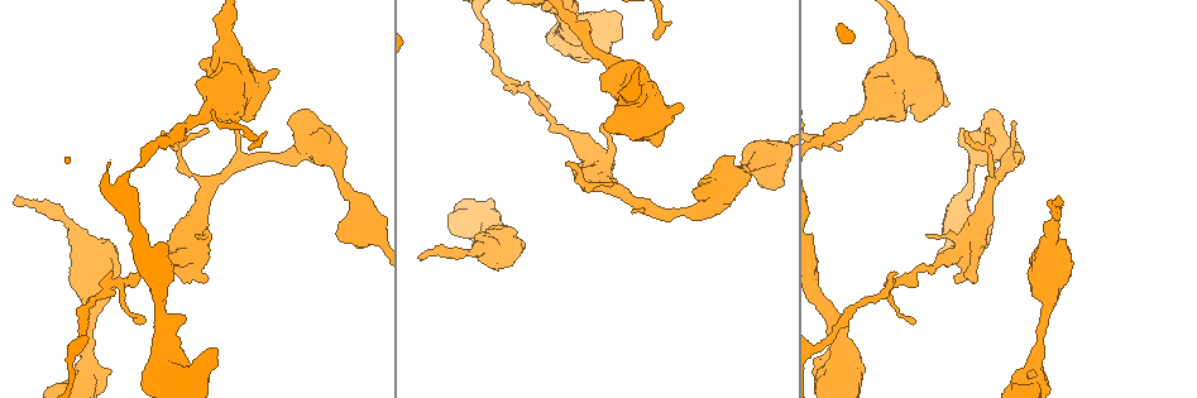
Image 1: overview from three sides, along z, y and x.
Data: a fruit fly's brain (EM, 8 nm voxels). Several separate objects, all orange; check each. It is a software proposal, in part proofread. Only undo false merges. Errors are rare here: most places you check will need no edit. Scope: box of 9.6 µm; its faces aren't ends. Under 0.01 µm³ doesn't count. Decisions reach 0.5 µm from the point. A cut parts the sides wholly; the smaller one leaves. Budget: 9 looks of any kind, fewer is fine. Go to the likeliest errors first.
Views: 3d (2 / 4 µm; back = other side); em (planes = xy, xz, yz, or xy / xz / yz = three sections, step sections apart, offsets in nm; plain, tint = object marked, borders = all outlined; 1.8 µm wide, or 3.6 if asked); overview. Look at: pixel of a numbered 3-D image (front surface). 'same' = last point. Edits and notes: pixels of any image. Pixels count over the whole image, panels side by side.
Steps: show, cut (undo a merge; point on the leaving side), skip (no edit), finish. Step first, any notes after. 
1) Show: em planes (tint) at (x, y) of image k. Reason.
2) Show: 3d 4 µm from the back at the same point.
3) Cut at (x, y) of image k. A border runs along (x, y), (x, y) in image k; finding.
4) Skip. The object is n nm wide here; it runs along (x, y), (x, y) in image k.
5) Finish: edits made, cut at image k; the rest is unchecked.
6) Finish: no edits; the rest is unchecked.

Show: 3d 2 µm from the back at (892, 285) of image 1. Arms part here.

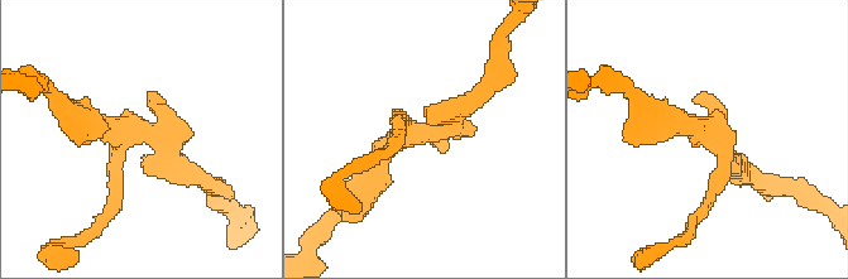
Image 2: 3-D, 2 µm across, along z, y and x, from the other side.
Show: em planes (tint) at (711, 130) of image 2.

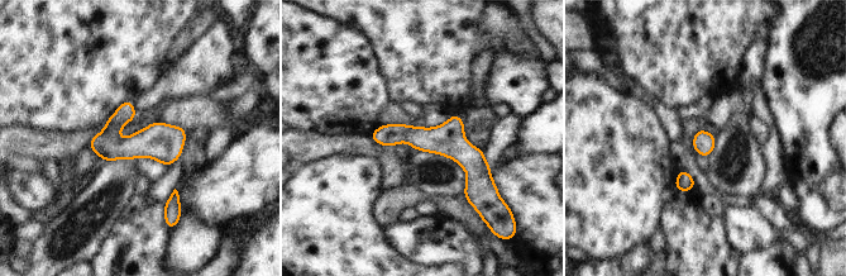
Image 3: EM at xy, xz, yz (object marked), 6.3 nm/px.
Skip. The object is 140 nm wide here; one neuron here.

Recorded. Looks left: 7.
Show: 3d 4 µm from the back at (491, 215) of image 1. Calibre changes.

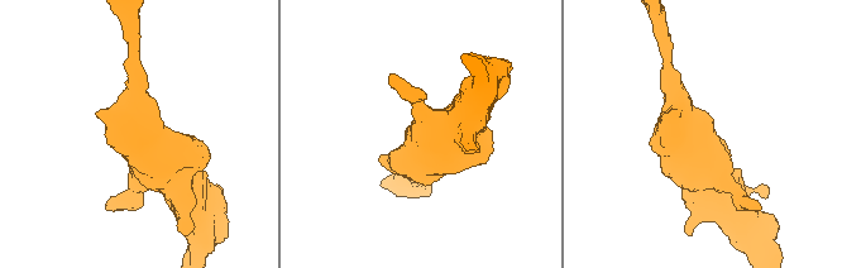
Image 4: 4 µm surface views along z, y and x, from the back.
Show: em 3.6 µm planes (tint) at (701, 133) of image 4.

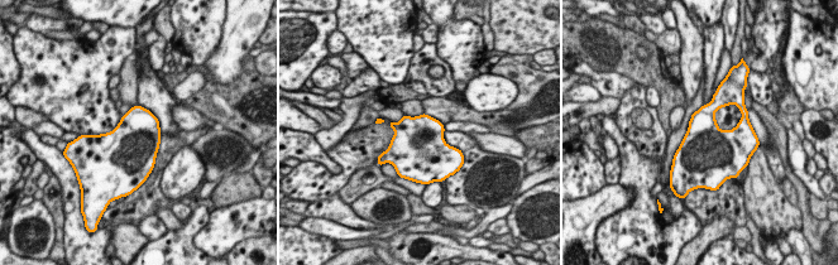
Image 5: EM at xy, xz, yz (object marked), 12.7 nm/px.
Skip. One neuron here.

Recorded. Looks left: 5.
Show: em 3.6 µm xz step 4 (tint) at (180, 147) of image 1.

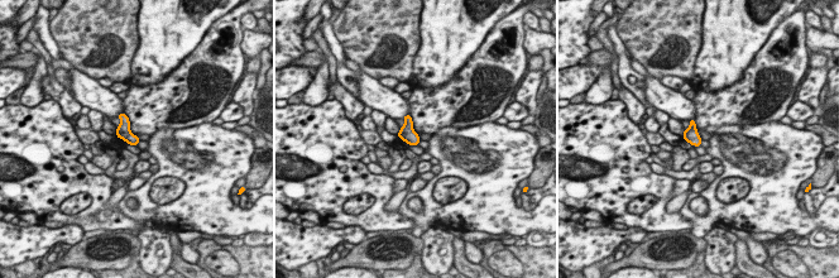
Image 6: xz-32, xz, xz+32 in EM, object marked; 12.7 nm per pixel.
Skip. One neuron here.

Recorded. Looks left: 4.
Show: 3d 4 µm at (1054, 218) of image 1. Calibre changes.

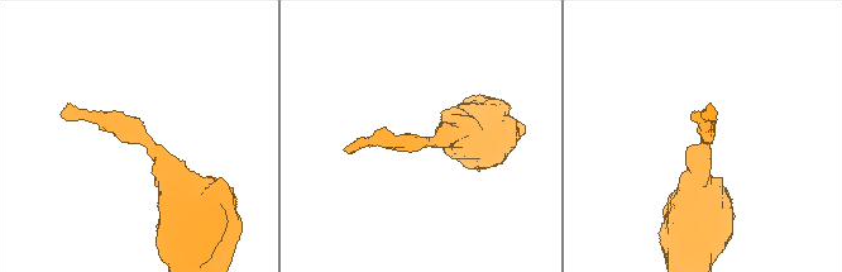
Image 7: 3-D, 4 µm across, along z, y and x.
Show: em yz step 4 (tint) at (705, 138) of image 7.

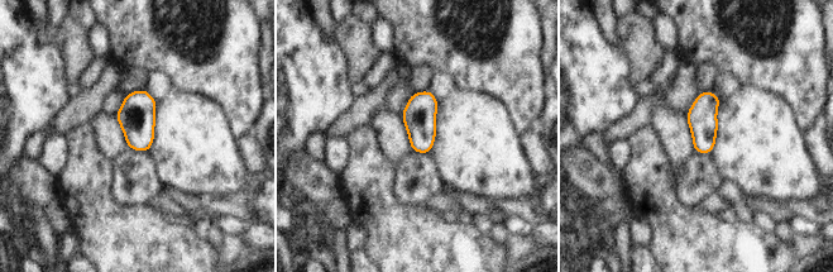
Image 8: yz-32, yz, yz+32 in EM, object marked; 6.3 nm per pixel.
Show: em planes (borders) at the same point.

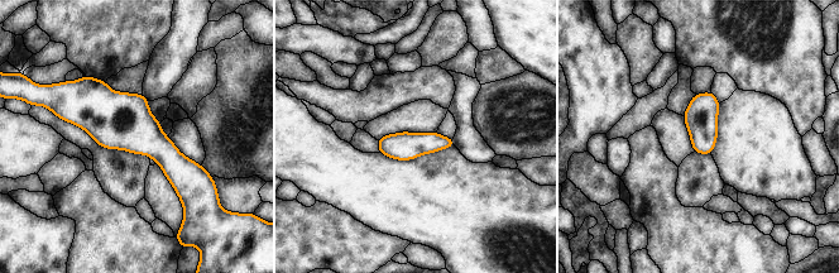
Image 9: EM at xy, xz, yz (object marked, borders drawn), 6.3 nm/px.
Skip. The object is 180 nm wide here; it runs along (62, 114), (123, 120), (201, 172) in image 9; all the same neuron.

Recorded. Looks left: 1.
Finish: no edits; the rest is unchecked.

